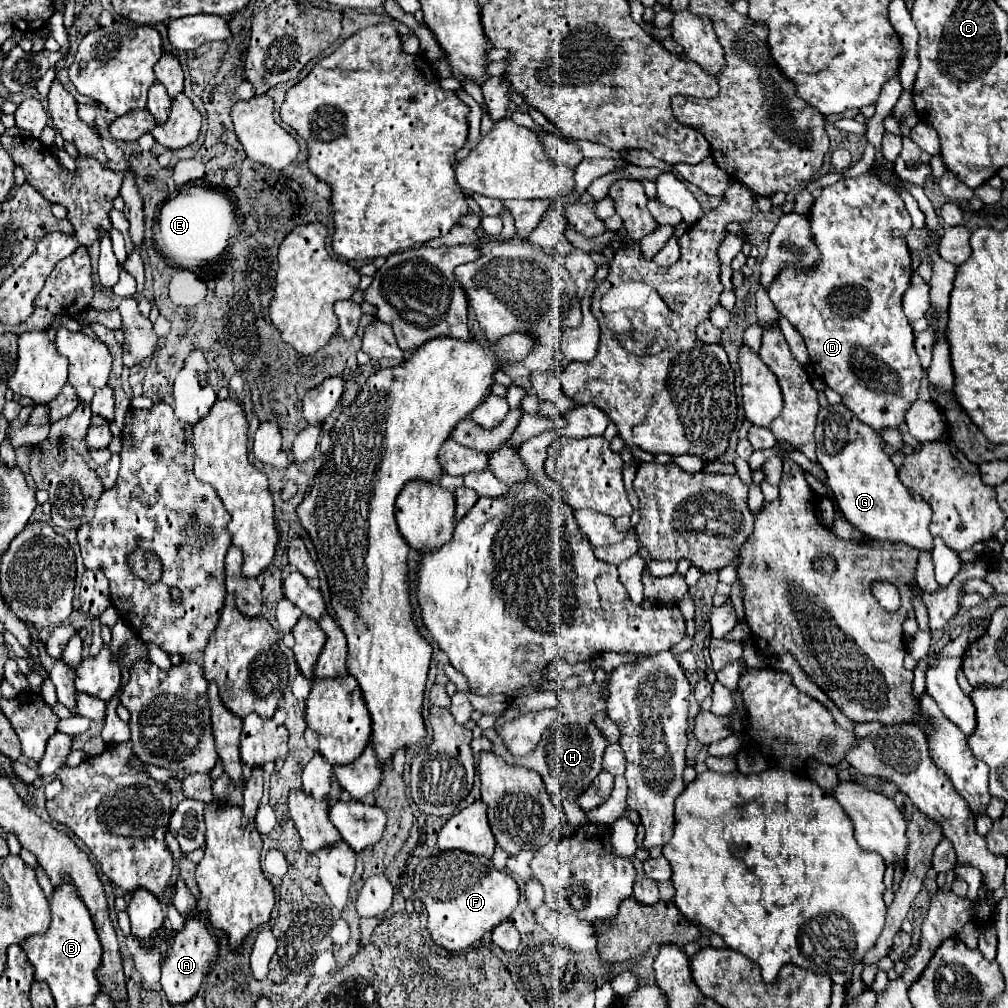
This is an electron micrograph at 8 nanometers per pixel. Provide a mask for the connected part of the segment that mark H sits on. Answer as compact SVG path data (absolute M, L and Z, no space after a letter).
M607 680L601 682L601 684L593 682L593 684L581 686L577 690L559 690L557 694L553 690L541 690L541 692L531 692L527 696L515 698L511 702L511 706L499 716L501 722L505 722L509 718L515 718L515 716L521 716L523 712L531 712L531 710L533 712L541 710L541 708L557 708L559 710L557 722L545 732L537 750L533 750L525 758L513 758L503 748L501 738L497 736L497 728L501 726L501 722L483 730L483 736L487 736L493 742L493 752L499 758L503 758L507 764L525 766L529 770L539 772L549 794L563 796L563 798L573 802L581 796L581 792L585 792L585 788L589 788L589 784L595 780L595 776L603 770L601 768L601 758L603 758L603 750L607 748L609 742L603 736L603 732L593 724L593 718L595 718L597 712L603 712L607 708L607 702L603 698L605 692L607 692Z

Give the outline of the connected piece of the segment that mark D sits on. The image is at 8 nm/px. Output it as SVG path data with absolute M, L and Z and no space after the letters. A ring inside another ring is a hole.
M867 172L857 178L843 178L837 184L823 188L821 196L809 210L809 222L821 260L805 270L785 266L773 280L769 298L799 330L815 372L829 388L841 394L843 404L877 432L897 430L905 422L907 410L917 400L923 378L923 368L913 346L913 330L901 308L901 296L909 286L909 276L913 274L911 254L905 242L905 234L911 230L911 216L905 210L901 196ZM893 230L899 230L903 236L893 238Z

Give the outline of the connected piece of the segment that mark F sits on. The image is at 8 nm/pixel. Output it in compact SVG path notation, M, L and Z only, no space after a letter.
M457 850L423 858L413 874L413 892L425 904L427 930L433 942L449 952L465 950L481 940L485 932L507 920L519 902L517 882L509 874L497 870L487 856Z

